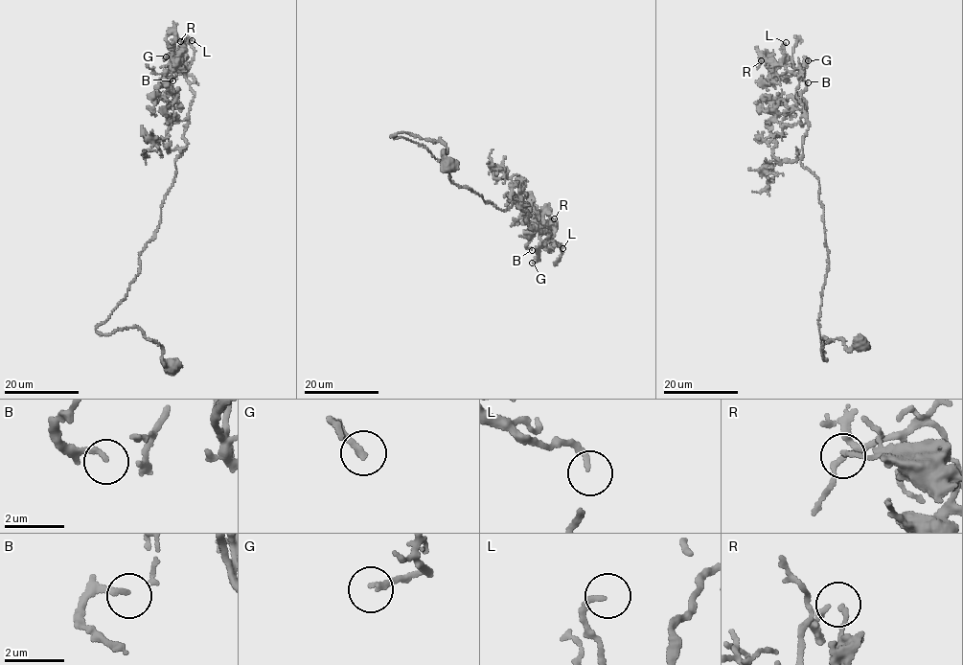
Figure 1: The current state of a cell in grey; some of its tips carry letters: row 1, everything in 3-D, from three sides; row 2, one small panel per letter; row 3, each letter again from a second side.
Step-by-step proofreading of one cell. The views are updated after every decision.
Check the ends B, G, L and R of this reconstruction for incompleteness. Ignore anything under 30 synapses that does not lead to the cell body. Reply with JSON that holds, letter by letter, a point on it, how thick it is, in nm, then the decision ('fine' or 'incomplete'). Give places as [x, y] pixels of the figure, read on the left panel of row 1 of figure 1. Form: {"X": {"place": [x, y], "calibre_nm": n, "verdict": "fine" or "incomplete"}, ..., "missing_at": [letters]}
{"B": {"place": [172, 80], "calibre_nm": 120, "verdict": "fine"}, "G": {"place": [166, 57], "calibre_nm": 200, "verdict": "fine"}, "L": {"place": [192, 40], "calibre_nm": 160, "verdict": "fine"}, "R": {"place": [180, 41], "calibre_nm": 90, "verdict": "fine"}, "missing_at": []}

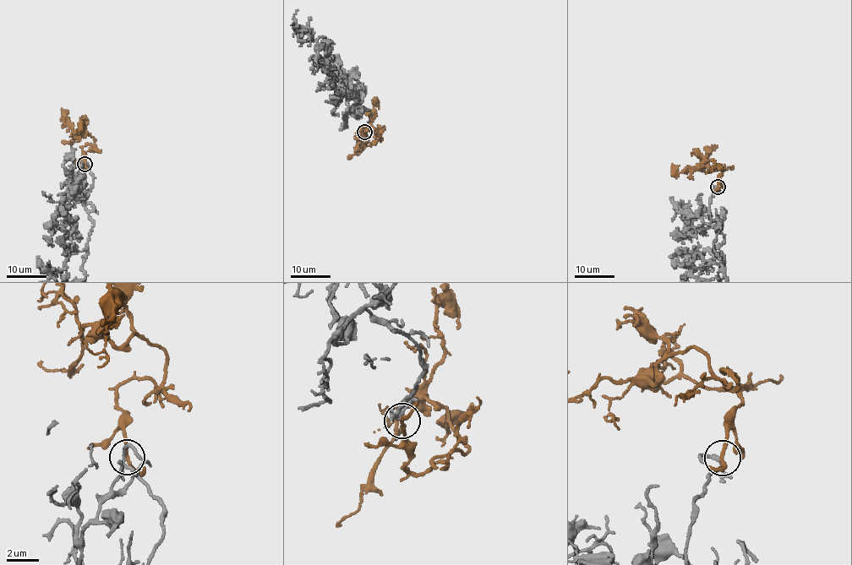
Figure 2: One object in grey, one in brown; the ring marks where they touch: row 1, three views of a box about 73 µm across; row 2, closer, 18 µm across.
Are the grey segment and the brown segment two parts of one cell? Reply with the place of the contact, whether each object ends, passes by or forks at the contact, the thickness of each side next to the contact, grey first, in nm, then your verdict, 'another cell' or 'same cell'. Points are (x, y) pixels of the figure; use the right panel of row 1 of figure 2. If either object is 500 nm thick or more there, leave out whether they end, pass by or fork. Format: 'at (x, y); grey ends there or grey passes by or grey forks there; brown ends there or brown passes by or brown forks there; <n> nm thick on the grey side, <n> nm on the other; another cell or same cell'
at (718, 187); grey forks there; brown passes by; 170 nm thick on the grey side, 220 nm on the other; same cell

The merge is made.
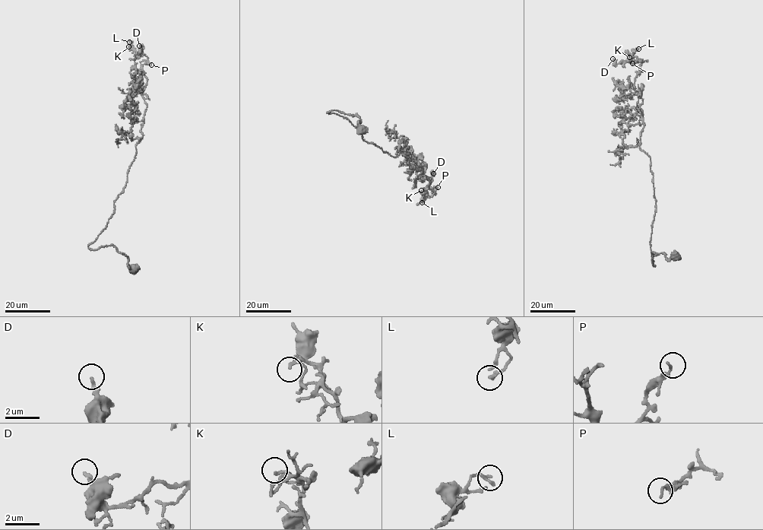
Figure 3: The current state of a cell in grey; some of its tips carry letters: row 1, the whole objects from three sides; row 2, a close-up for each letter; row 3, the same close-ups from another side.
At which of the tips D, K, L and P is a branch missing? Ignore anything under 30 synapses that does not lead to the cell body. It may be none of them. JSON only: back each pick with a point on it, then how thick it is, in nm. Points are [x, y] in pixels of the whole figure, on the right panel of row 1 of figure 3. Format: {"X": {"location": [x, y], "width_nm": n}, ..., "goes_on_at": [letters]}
{"goes_on_at": []}

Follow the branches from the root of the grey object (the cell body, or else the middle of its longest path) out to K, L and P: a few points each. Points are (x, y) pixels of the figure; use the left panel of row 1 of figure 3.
K: (134, 268), (112, 245), (88, 247), (114, 214), (142, 137), (147, 79), (140, 62), (147, 58), (128, 46)
L: (134, 268), (112, 245), (88, 247), (114, 214), (142, 137), (147, 79), (140, 62), (147, 58), (129, 42)
P: (134, 268), (112, 245), (93, 249), (88, 245), (106, 226), (125, 186), (147, 106), (140, 62), (151, 65)

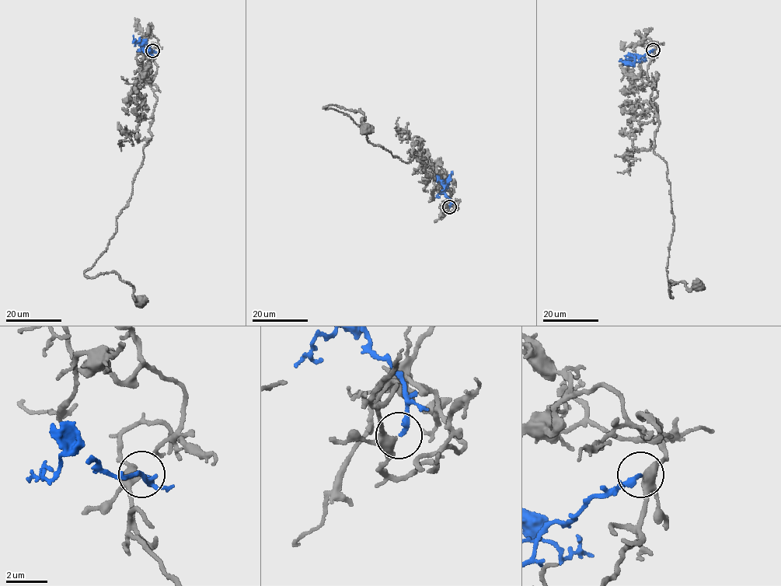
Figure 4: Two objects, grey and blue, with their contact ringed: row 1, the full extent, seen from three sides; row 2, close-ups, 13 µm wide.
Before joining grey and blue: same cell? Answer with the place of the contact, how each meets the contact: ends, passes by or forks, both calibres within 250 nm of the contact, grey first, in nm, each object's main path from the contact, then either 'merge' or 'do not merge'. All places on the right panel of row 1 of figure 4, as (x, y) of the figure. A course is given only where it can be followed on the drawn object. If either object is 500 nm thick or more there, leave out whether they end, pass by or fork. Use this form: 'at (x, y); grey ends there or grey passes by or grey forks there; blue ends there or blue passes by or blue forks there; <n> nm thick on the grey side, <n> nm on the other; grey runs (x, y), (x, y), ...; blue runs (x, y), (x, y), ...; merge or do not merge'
at (653, 50); grey forks there; blue ends there; 340 nm thick on the grey side, 240 nm on the other; grey runs (653, 50), (653, 151), (666, 162), (674, 218), (669, 294), (670, 280), (698, 284); blue runs (653, 50), (639, 56), (633, 54), (631, 59), (620, 59); merge

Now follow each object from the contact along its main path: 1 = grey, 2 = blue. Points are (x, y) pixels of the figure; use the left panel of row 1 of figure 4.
1: (151, 50), (157, 71), (151, 80), (157, 98), (151, 140), (116, 233), (84, 274), (115, 272), (141, 300)
2: (152, 50), (144, 47), (143, 42), (141, 45), (133, 36)

